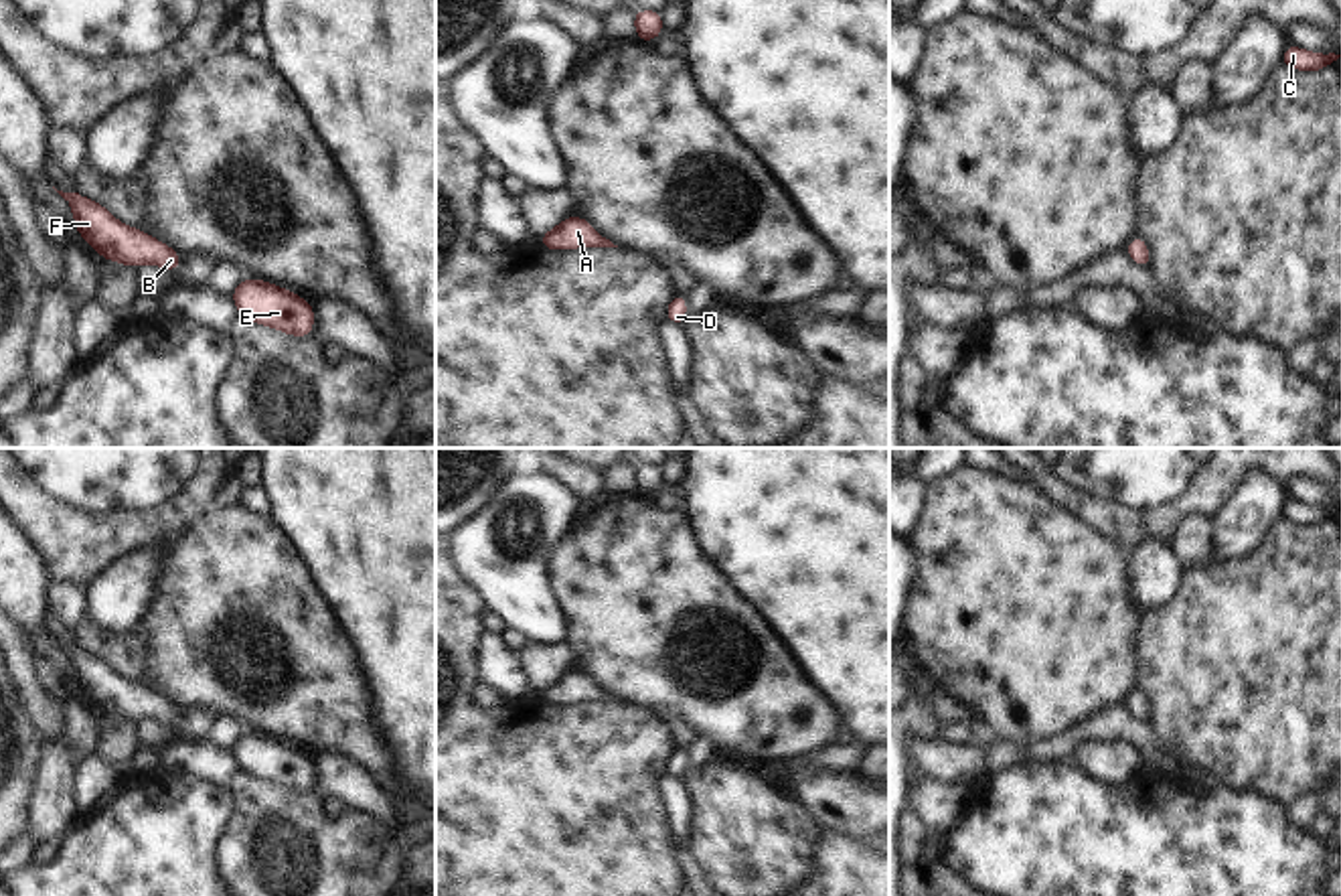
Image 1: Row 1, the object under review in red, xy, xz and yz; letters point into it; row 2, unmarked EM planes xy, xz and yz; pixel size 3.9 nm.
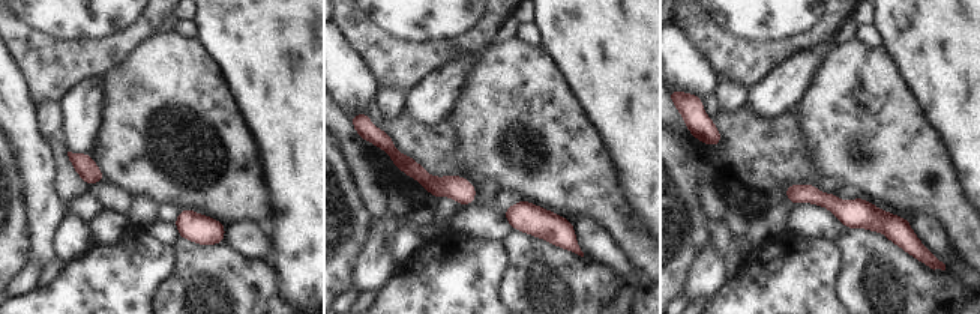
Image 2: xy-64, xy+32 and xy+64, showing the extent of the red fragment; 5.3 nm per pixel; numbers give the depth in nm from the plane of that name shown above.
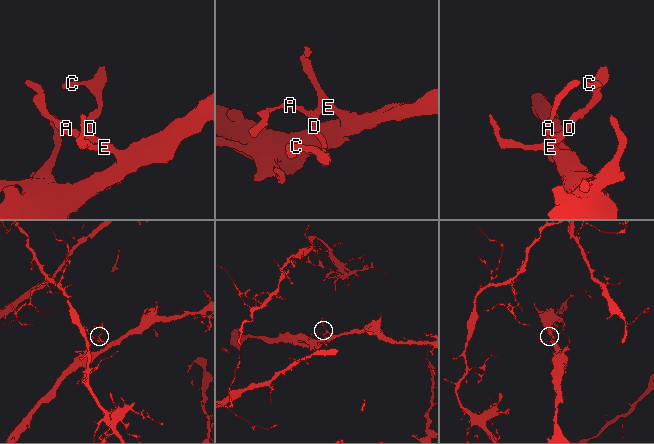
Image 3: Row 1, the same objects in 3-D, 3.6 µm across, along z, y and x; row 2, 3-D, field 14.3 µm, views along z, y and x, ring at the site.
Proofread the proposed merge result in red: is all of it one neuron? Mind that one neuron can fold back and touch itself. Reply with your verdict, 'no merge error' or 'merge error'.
no merge error

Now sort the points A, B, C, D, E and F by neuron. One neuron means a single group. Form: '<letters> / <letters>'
A B C D E F

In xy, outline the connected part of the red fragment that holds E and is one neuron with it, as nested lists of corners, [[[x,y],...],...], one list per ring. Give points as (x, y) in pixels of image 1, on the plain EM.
[[[245,732],[235,740],[231,754],[241,772],[282,785],[290,791],[312,791],[312,756],[296,746],[257,732]]]

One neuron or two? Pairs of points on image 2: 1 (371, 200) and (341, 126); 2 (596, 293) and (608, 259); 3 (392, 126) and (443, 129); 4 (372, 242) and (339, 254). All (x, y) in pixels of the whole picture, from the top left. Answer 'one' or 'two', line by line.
1: one
2: two
3: one
4: two

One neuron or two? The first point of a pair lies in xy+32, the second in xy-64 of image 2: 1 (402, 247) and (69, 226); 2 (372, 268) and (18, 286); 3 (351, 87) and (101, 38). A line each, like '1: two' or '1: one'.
1: one
2: two
3: two

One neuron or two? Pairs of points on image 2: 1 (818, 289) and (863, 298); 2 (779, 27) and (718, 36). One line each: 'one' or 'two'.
1: two
2: one

